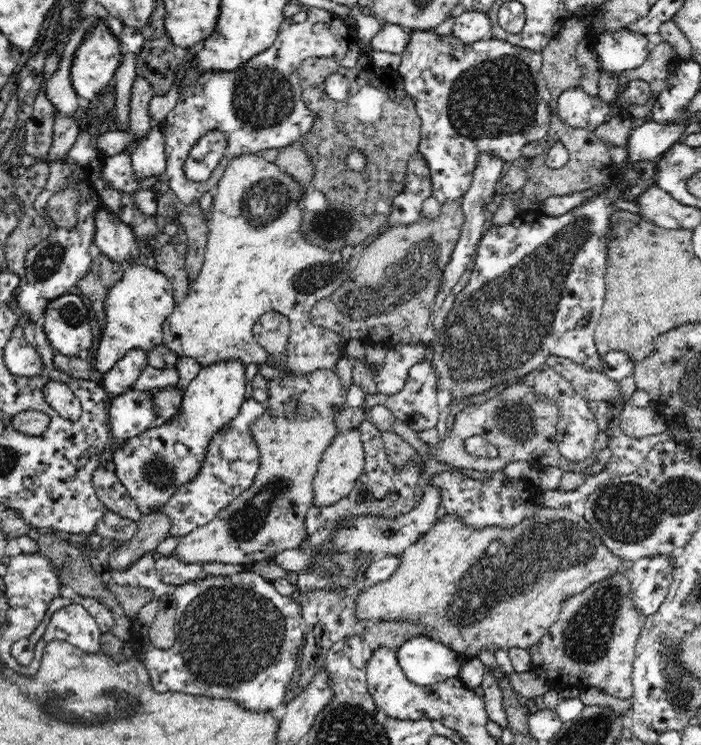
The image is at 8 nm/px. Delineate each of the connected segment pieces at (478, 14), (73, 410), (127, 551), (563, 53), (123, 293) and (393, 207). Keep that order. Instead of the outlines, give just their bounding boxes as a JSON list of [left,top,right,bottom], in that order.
[[452,11,492,43],[43,379,82,420],[106,511,172,570],[541,18,586,110],[95,261,176,378],[388,150,433,227]]

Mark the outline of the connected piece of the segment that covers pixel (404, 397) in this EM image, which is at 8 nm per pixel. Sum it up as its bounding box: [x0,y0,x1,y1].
[385,362,440,432]

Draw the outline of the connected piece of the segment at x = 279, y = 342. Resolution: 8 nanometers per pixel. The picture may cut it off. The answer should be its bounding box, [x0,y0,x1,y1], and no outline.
[253,311,290,361]

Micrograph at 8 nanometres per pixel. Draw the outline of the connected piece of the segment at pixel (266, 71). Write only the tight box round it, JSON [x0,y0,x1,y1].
[102,7,362,204]

